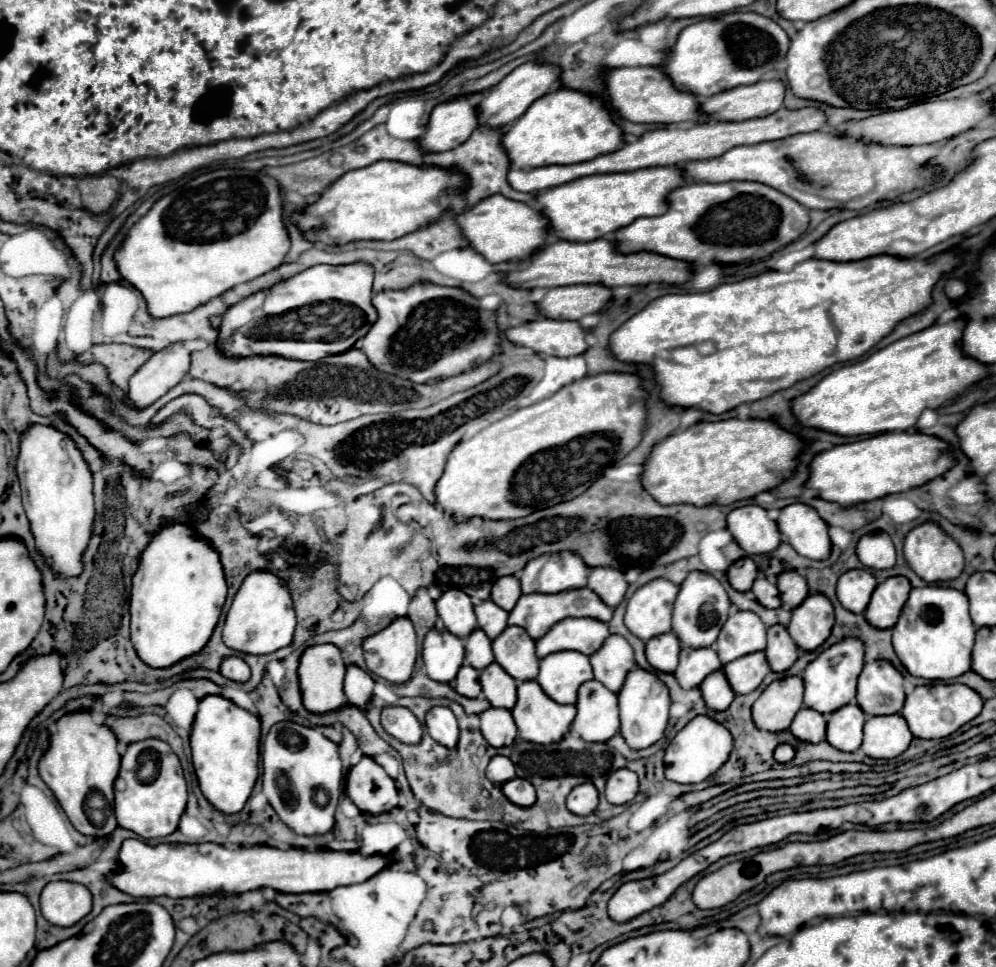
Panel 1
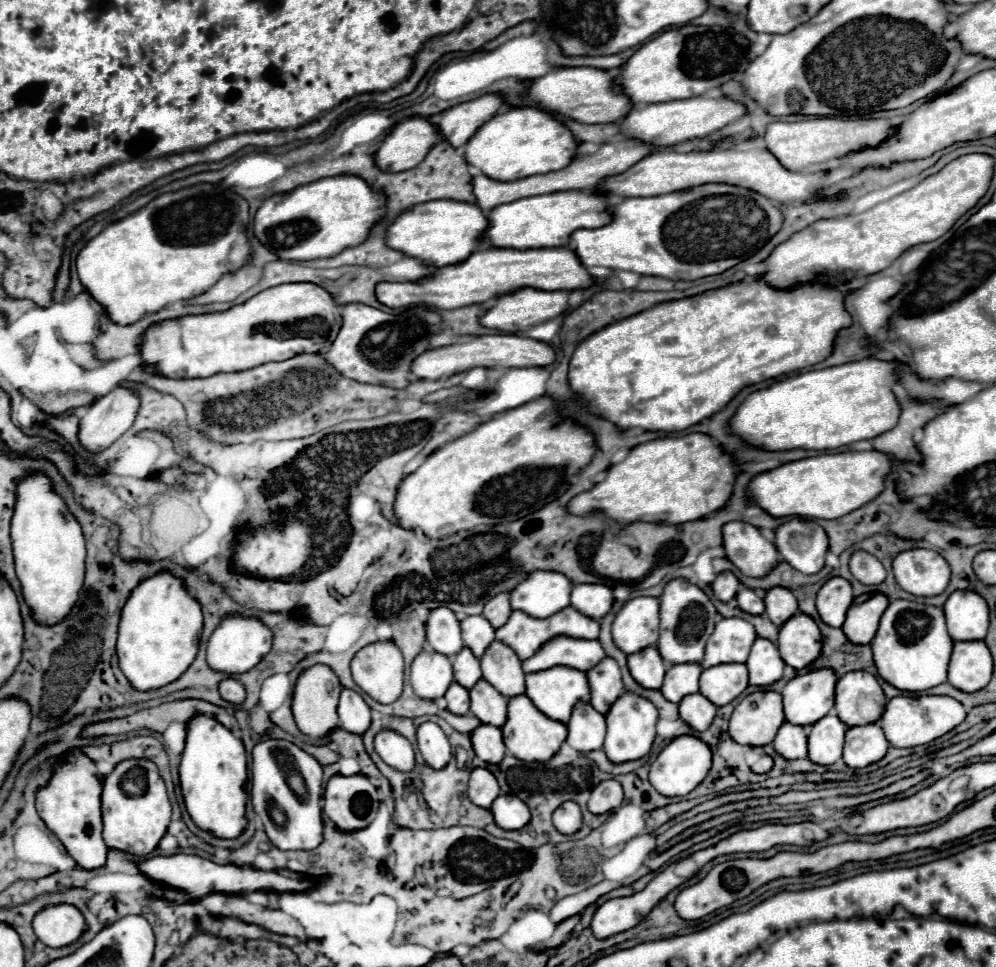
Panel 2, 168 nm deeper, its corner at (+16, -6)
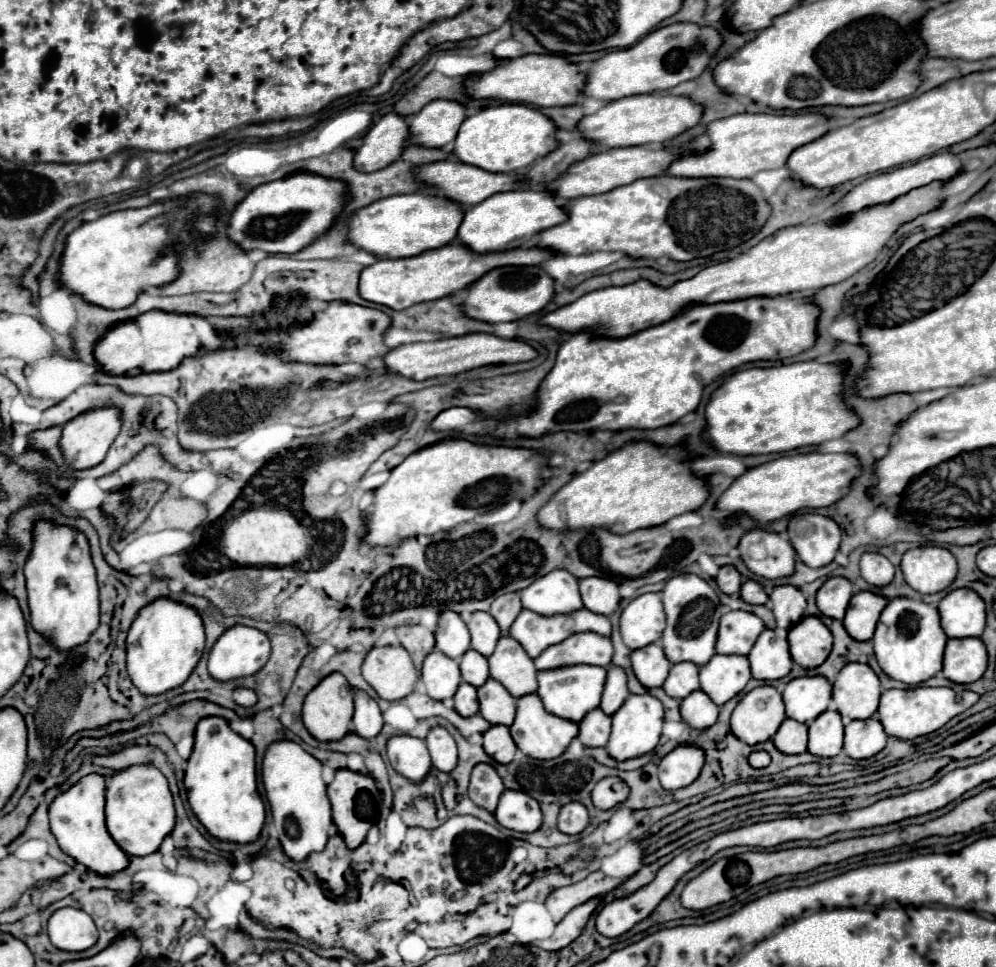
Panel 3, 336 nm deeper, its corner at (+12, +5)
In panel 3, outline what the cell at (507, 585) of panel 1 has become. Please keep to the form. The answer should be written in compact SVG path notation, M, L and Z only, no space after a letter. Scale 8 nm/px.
M518 591L504 593L504 595L496 597L490 607L490 615L496 619L496 623L500 625L504 635L508 633L508 627L512 625L512 621L518 617L520 611L522 611L522 603L520 603Z

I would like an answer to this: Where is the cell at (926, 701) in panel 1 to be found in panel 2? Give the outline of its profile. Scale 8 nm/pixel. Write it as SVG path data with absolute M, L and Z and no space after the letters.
M896 696L888 700L886 710L880 718L880 726L886 734L886 740L894 748L914 748L928 744L942 734L950 732L966 718L966 708L950 696Z

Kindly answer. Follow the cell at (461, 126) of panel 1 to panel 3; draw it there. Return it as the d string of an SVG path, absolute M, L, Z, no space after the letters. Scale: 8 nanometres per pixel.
M396 113L384 115L364 137L364 143L354 153L354 167L372 173L398 161L408 143L408 123Z

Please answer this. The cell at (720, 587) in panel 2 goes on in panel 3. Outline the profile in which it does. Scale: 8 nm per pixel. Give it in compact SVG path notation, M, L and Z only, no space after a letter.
M724 565L724 567L720 567L720 571L716 575L716 583L718 583L718 587L720 587L722 593L734 595L742 587L742 575L736 571L736 567Z

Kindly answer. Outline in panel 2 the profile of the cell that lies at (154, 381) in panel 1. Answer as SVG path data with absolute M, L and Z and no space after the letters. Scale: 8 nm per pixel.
M114 388L96 400L80 418L80 446L94 454L106 450L132 426L138 406L138 396L126 388Z

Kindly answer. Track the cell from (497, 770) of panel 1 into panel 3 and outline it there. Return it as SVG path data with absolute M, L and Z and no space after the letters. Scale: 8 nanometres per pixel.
M478 763L472 769L468 795L476 805L494 813L494 809L498 805L498 797L500 797L502 791L504 791L504 783L502 783L500 775L496 773L496 769L492 765Z

